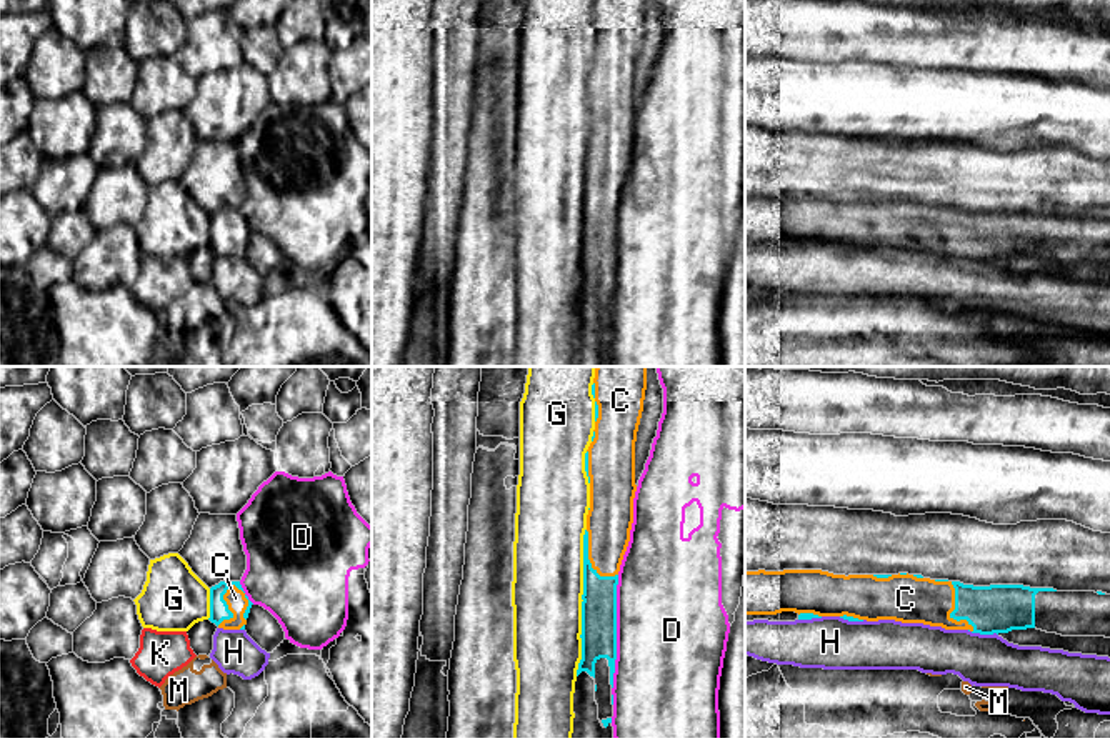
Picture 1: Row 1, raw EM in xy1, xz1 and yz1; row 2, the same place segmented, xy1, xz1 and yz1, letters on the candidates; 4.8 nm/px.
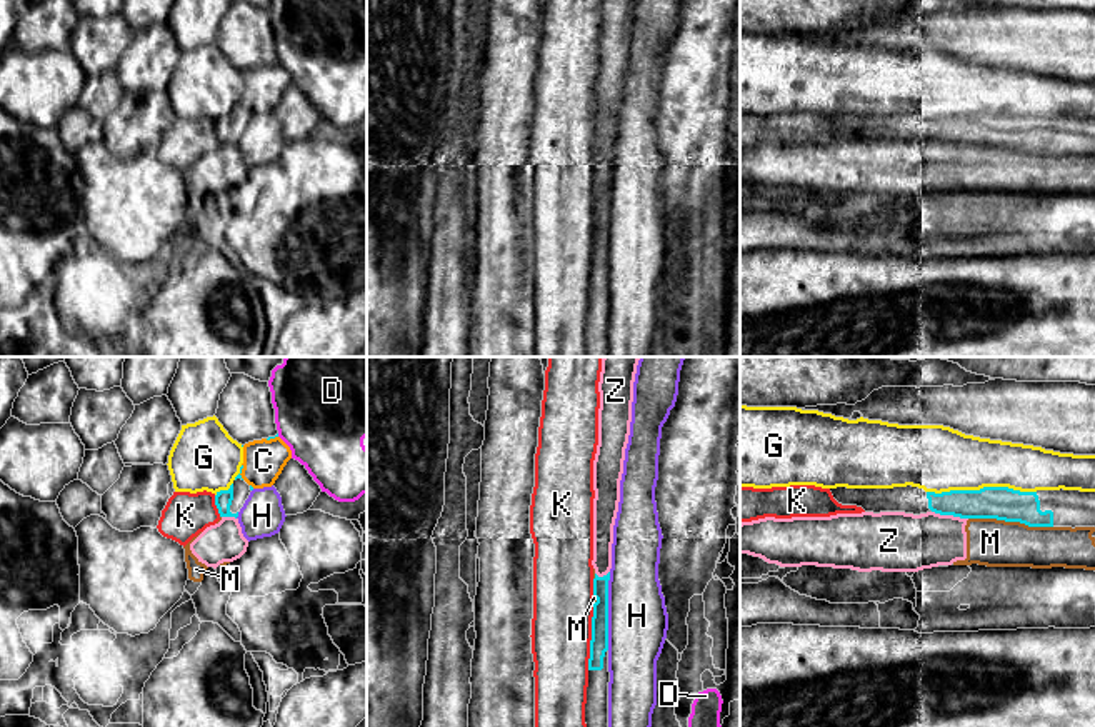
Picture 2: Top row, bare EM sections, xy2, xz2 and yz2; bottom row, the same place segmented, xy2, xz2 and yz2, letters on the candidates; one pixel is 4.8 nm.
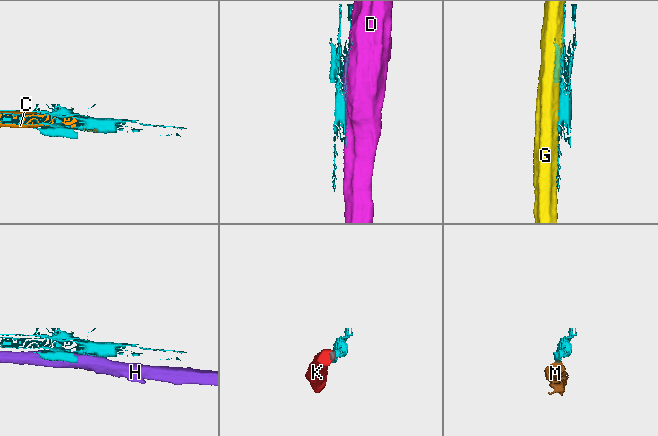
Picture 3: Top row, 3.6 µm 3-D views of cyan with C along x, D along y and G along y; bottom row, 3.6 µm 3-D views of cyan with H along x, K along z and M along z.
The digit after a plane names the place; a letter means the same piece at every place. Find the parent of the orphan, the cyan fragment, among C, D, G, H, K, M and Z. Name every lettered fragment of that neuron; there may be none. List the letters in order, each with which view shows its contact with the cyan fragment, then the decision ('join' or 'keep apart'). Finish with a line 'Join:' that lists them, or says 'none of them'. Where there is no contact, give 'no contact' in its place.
C: meets cyan in xy1; join
D: meets cyan in xz1; keep apart
G: meets cyan in xz1; keep apart
H: meets cyan in xz2; keep apart
K: meets cyan in xz2; keep apart
M: meets cyan in yz2; keep apart
Z: meets cyan in yz2; keep apart
Join: C

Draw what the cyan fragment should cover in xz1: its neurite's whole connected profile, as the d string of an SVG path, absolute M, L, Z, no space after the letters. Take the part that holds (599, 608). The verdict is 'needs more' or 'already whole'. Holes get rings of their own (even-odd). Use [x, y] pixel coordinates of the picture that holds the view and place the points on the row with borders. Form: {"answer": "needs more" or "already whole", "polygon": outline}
{"answer": "needs more", "polygon": "M597 367L592 385L595 430L585 453L590 483L590 508L583 535L582 660L577 676L587 671L595 680L595 701L603 728L613 716L613 673L617 660L617 585L633 523L635 441L643 411L647 367Z"}

